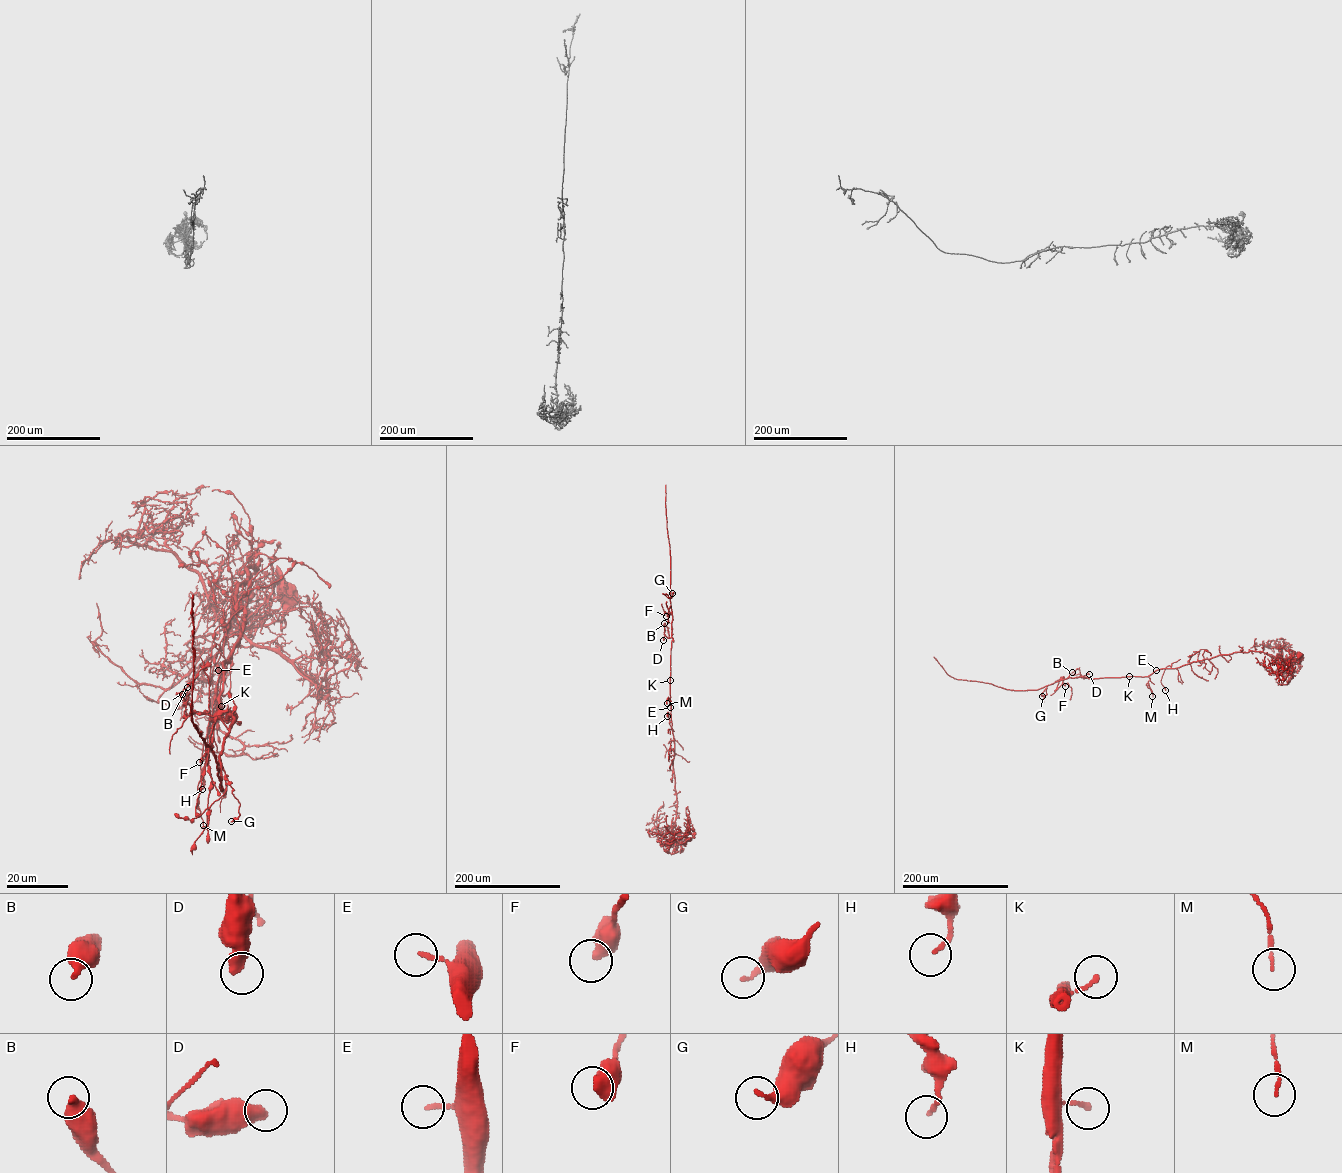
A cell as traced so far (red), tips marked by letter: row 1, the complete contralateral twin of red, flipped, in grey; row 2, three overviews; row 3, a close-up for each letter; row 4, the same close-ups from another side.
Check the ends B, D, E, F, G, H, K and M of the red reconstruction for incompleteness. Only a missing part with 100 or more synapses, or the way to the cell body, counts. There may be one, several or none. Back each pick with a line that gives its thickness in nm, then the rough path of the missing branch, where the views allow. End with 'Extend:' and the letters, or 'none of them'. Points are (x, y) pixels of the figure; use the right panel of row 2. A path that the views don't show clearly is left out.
Extend: none of them

